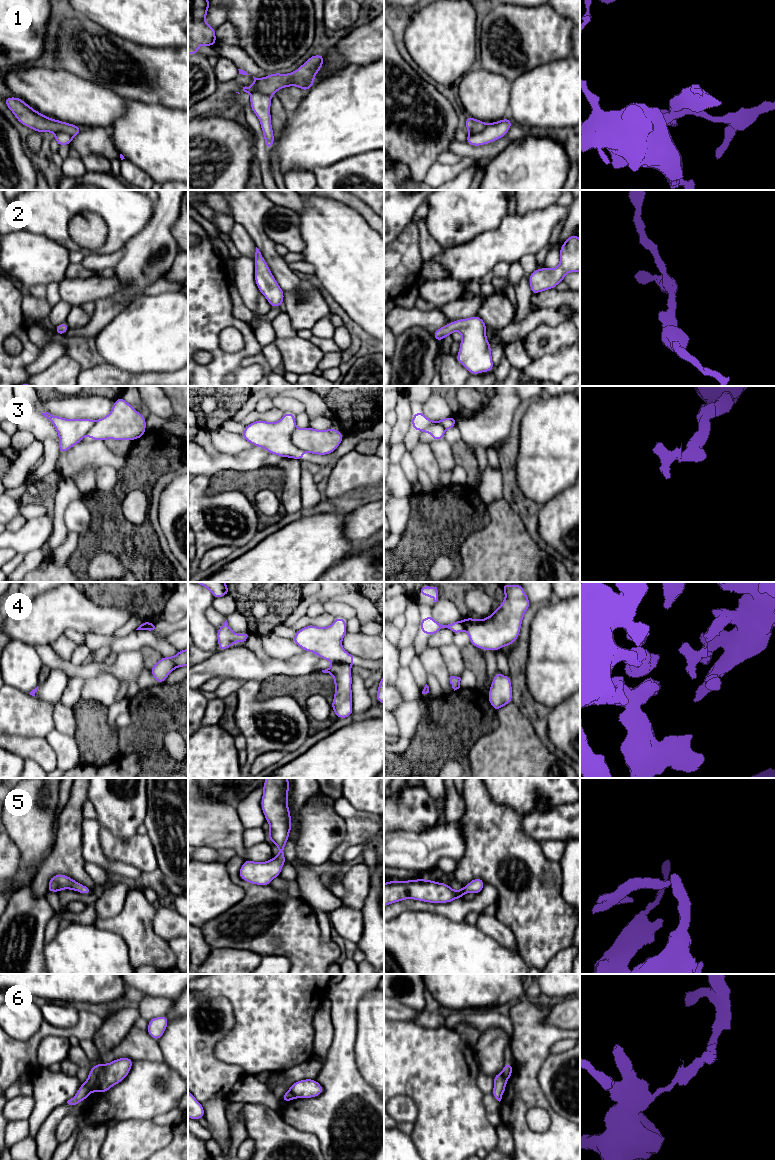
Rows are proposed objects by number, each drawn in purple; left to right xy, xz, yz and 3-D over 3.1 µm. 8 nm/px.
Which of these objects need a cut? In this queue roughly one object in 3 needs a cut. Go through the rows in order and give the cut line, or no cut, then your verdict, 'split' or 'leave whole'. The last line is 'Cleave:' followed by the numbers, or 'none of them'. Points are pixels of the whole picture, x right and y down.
1: cut in xz along (250, 93), (260, 91), (270, 96); split
2: no cut; leave whole
3: cut in xz along (295, 428), (291, 434), (291, 442), (303, 451); split
4: cut in xz along (334, 662), (343, 662), (350, 666); split
5: no cut; leave whole
6: cut in xy along (104, 1065), (91, 1090); split
Cleave: 1, 3, 4, 6

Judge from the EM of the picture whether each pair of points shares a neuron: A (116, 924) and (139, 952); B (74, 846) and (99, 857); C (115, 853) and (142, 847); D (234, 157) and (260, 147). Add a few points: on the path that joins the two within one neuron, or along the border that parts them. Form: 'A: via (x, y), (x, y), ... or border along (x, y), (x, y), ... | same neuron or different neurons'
A: via (123, 929), (139, 945) | same neuron
B: border along (81, 825), (81, 855), (86, 861) | different neurons
C: via (122, 851), (135, 851) | same neuron
D: border along (258, 141), (255, 145), (255, 158) | different neurons

